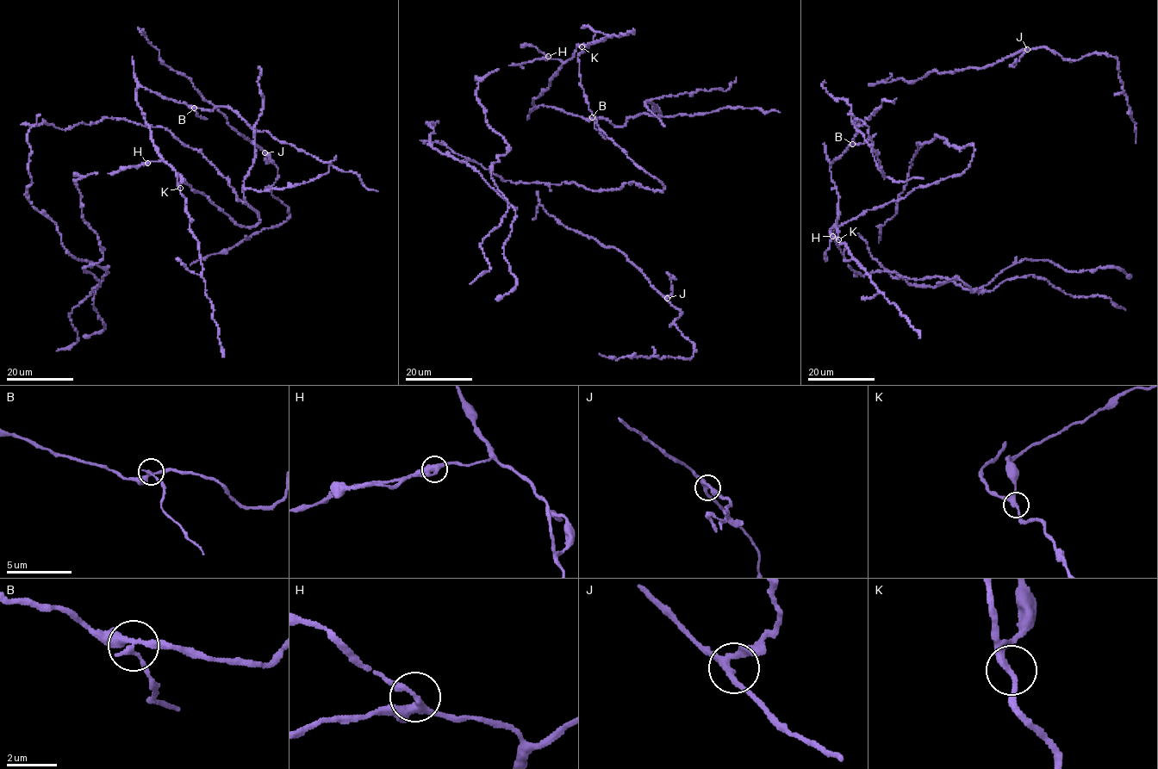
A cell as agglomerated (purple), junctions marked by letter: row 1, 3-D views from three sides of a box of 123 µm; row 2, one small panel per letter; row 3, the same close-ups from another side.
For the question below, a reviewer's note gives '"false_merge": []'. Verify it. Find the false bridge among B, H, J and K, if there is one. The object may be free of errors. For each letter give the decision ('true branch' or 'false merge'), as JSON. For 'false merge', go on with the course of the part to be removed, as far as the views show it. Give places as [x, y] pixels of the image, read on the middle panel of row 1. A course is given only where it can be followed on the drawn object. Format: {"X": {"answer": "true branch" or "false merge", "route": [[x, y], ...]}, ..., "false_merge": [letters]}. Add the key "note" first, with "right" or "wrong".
{"note": "wrong", "B": {"answer": "false merge", "route": [[591, 118], [594, 126], [606, 139]]}, "H": {"answer": "true branch"}, "J": {"answer": "true branch"}, "K": {"answer": "true branch"}, "false_merge": ["B"]}

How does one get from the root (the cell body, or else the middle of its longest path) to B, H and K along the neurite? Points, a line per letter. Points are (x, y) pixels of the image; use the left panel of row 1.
B: (258, 217), (256, 226), (239, 225), (178, 173), (179, 184), (153, 144), (135, 90), (144, 87), (194, 108)
H: (258, 217), (256, 226), (239, 225), (178, 173), (179, 184), (176, 170), (166, 163), (147, 163)
K: (258, 217), (260, 222), (256, 226), (239, 225), (204, 195), (194, 191), (178, 173), (181, 176), (180, 188)

